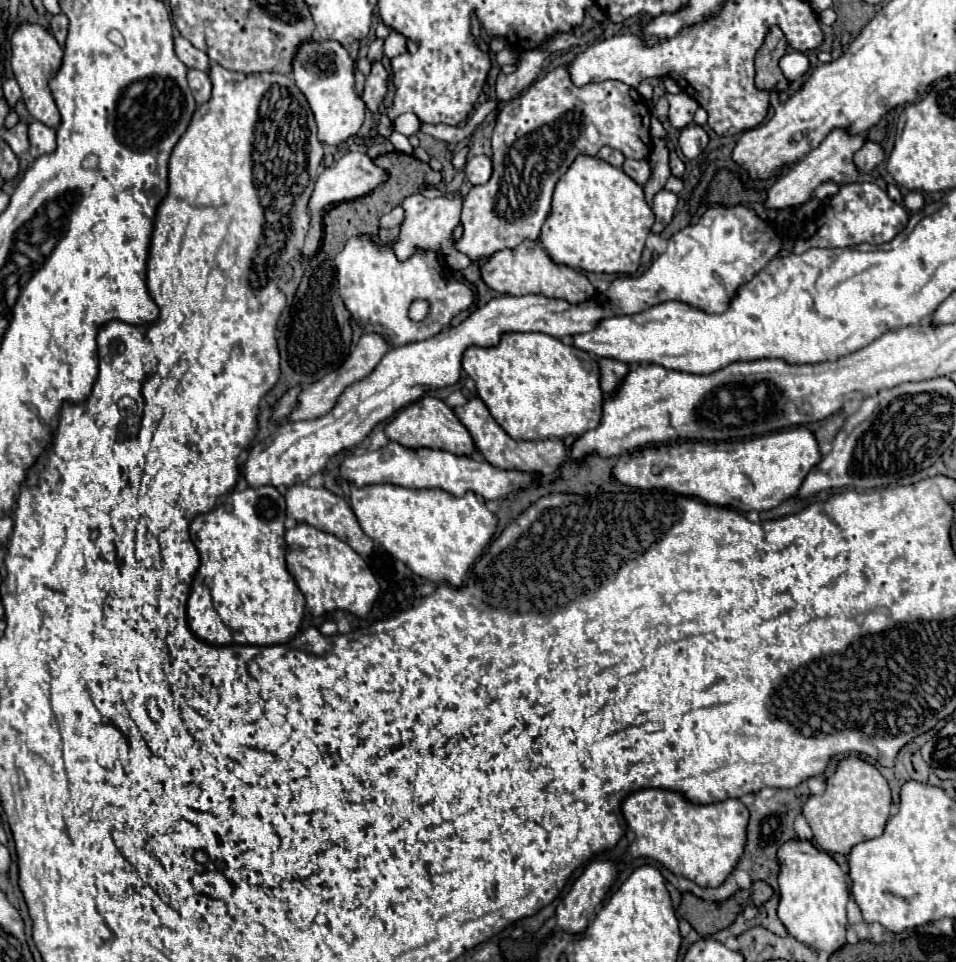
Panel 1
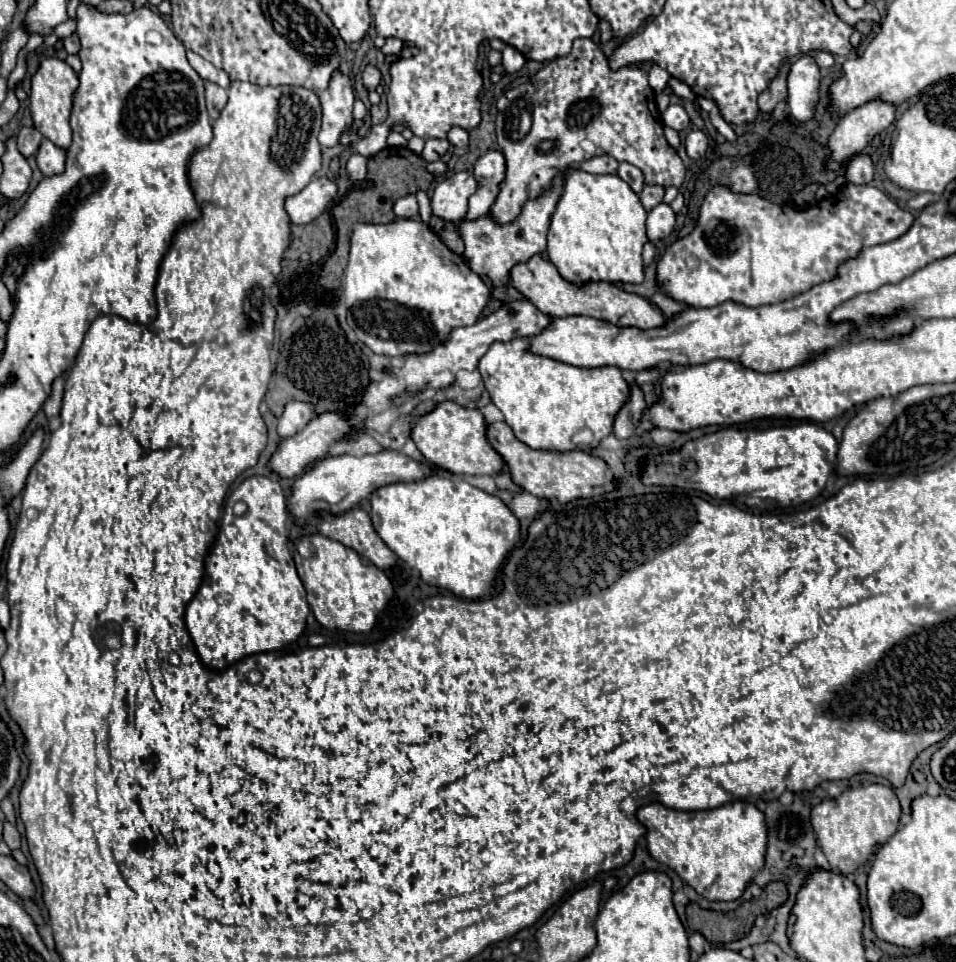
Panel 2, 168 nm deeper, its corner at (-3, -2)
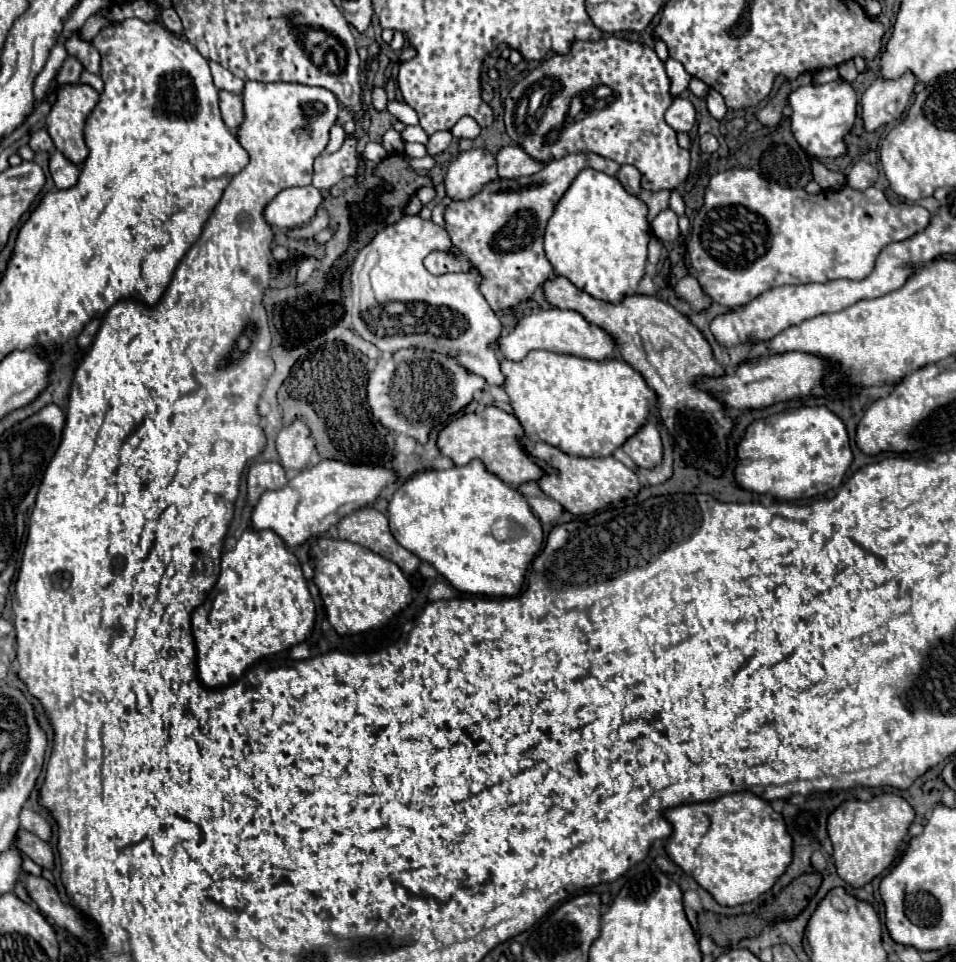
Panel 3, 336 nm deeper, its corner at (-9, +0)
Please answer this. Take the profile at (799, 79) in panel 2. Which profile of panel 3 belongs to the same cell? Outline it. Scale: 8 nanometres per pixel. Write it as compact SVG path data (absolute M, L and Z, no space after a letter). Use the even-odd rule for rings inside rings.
M833 80L823 86L801 86L789 96L793 108L791 130L797 142L815 158L839 158L847 152L845 136L855 124L857 118L857 94L853 86L845 80Z

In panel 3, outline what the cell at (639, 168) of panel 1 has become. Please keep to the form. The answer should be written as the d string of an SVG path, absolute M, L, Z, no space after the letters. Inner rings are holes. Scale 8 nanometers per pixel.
M629 164L621 166L621 170L617 172L617 180L623 184L623 188L625 188L629 194L639 196L639 192L641 192L641 186L639 186L641 176L639 176L639 170L637 170L635 166L629 166Z

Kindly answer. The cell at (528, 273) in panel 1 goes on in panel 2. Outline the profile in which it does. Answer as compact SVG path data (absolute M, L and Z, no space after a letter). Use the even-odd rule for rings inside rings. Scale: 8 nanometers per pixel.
M531 256L527 262L521 262L513 266L511 270L511 284L527 298L531 300L543 314L549 314L553 318L565 318L565 316L589 316L597 320L607 320L615 326L637 326L637 328L655 328L665 324L665 318L657 310L657 306L649 304L645 298L637 294L629 294L623 288L617 288L611 282L585 282L585 284L573 284L559 276L557 268L545 260L543 256Z

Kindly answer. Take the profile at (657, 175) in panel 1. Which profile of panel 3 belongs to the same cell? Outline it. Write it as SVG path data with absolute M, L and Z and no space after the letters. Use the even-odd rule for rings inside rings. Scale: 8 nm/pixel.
M641 190L639 198L641 198L641 200L647 204L647 208L649 208L649 222L653 222L653 218L655 218L661 210L669 208L669 196L671 196L669 190L659 190L659 192Z

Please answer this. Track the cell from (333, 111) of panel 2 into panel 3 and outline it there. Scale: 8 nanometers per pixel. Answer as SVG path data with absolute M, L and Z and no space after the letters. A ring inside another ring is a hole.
M335 124L333 128L331 128L331 140L329 140L329 144L327 144L327 152L331 154L331 152L337 152L341 146L343 146L343 142L345 142L345 132L343 132L343 128L339 126L339 124Z

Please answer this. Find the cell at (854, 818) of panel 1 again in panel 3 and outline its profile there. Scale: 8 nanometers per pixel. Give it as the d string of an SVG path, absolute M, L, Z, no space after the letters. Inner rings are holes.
M881 794L871 802L843 802L827 822L827 832L833 842L833 860L839 868L839 876L853 888L863 888L867 882L877 878L897 858L913 818L915 810L907 800L895 794Z

